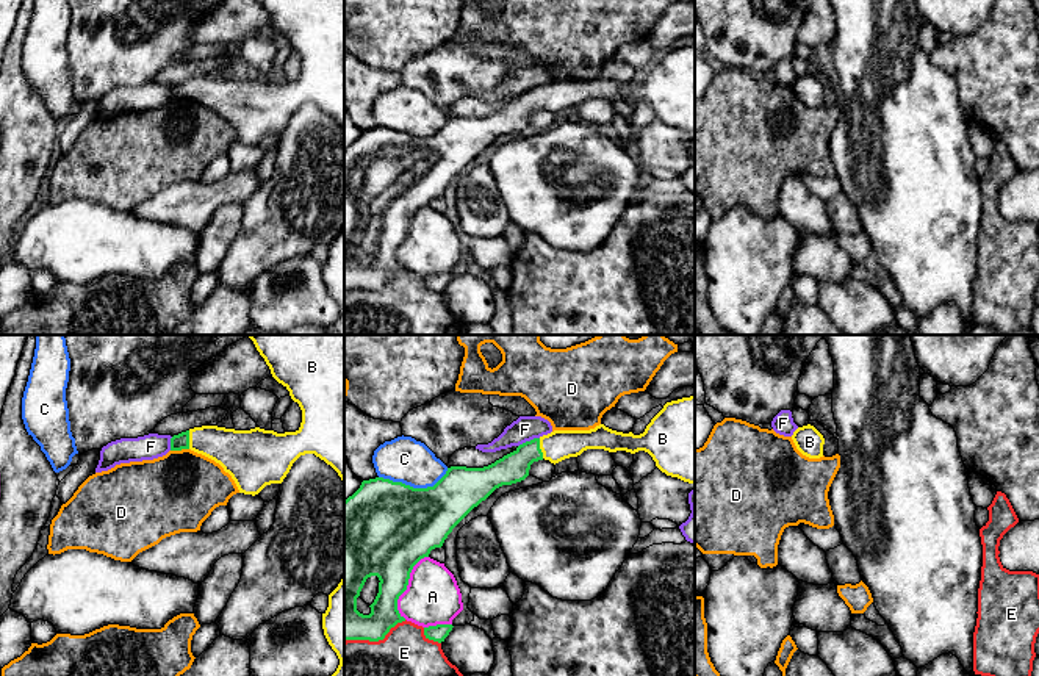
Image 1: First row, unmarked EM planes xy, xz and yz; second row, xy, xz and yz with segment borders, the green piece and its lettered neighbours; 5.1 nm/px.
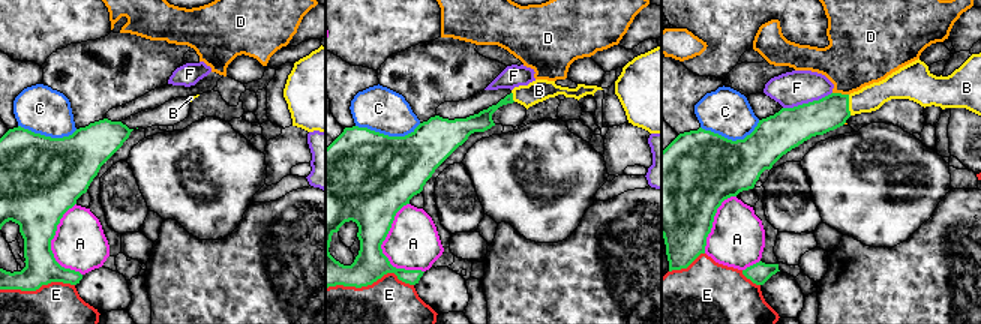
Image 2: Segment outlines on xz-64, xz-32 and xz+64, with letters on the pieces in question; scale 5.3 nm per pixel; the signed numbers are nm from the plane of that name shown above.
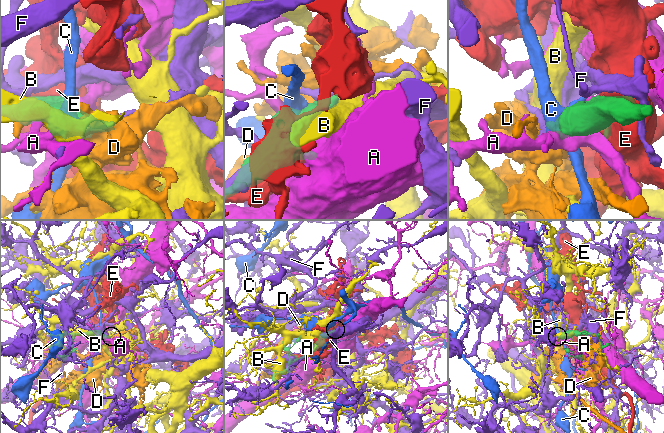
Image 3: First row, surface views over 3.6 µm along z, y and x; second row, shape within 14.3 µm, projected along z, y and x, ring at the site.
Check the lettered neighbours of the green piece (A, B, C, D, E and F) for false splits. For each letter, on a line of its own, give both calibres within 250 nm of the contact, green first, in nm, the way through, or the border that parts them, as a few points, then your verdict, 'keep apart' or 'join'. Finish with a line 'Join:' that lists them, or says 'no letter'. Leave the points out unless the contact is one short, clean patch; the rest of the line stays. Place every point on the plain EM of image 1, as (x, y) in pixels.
A: calibres 380 and 280 nm; keep apart
B: calibres 150 and 160 nm; way xz (512, 118), (528, 102), (539, 97), (559, 94); join
C: calibres 480 and 240 nm; keep apart
D: calibres 80 and 400 nm; keep apart
E: calibres 180 and 480 nm; keep apart
F: calibres 150 and 130 nm; keep apart
Join: B

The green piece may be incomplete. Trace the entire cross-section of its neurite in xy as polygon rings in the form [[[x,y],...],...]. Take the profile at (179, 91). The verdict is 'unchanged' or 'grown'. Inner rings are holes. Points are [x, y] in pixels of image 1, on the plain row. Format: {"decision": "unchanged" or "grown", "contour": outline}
{"decision": "grown", "contour": [[[258,0],[271,19],[302,59],[302,72],[296,81],[277,83],[260,77],[235,80],[218,75],[194,77],[171,88],[171,100],[191,99],[219,113],[232,125],[239,142],[258,144],[266,135],[282,133],[293,113],[305,103],[315,103],[330,114],[344,131],[344,0]]]}

